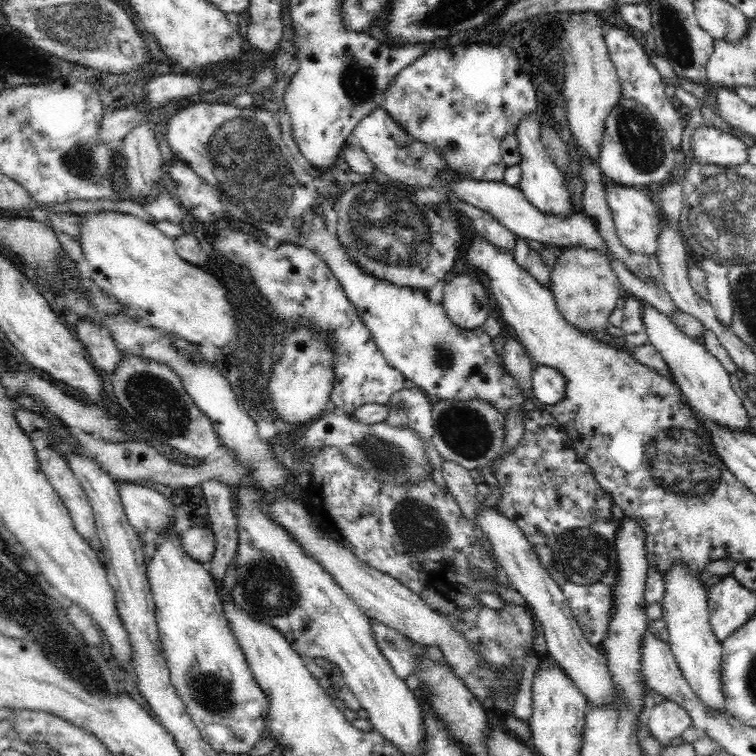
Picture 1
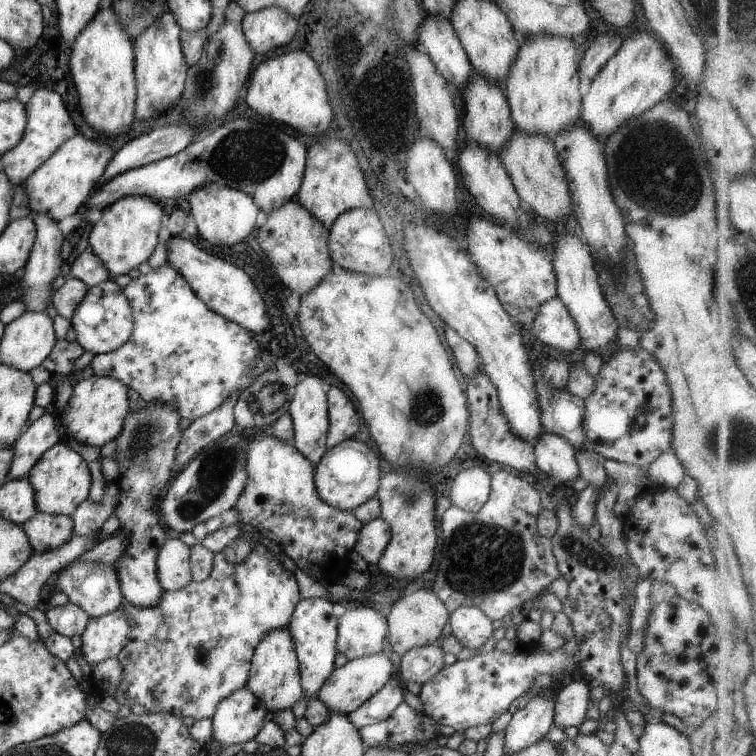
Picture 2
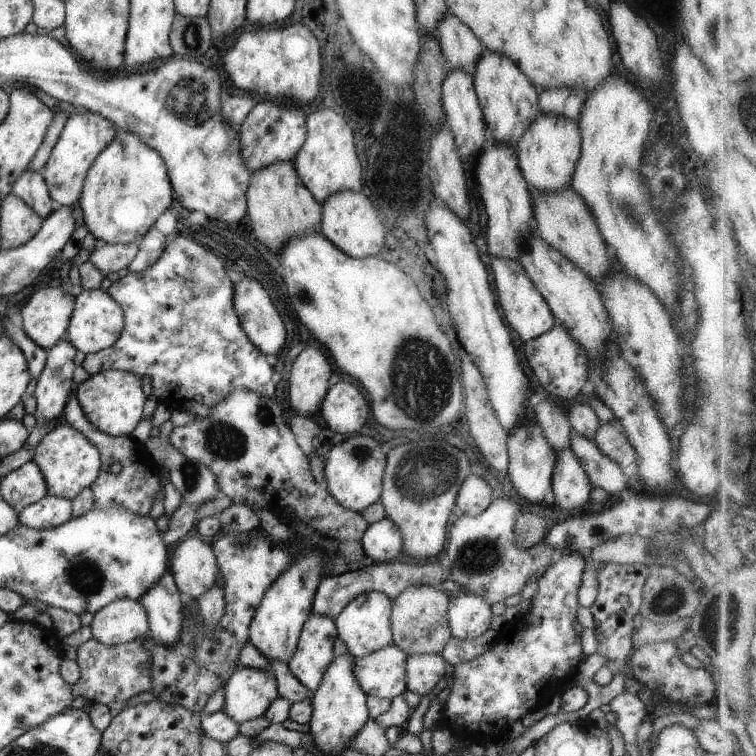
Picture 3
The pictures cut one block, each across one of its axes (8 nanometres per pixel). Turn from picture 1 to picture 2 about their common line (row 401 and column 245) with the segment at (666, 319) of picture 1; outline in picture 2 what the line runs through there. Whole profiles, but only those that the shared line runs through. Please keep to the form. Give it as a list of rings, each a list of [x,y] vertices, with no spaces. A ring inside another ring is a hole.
[[[243,686],[217,704],[211,716],[211,738],[221,746],[253,740],[267,717],[265,706]]]

